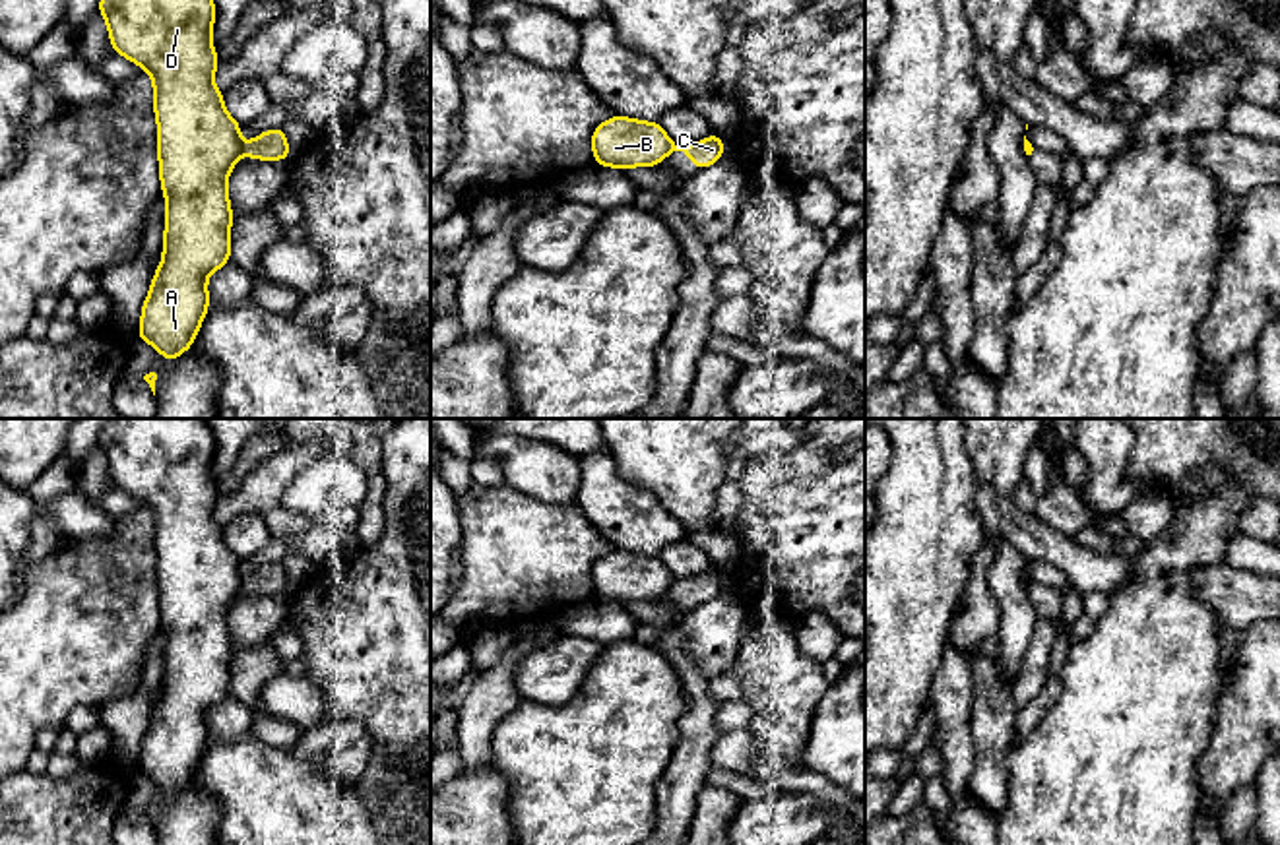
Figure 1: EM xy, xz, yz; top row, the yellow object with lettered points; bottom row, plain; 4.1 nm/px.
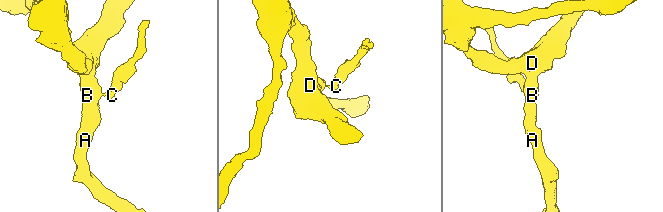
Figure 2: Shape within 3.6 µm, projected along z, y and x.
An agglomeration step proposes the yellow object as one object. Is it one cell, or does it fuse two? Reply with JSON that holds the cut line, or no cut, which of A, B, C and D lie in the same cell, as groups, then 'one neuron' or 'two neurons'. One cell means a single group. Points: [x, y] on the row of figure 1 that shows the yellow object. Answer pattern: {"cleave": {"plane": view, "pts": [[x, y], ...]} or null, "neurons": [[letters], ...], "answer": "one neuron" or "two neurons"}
{"cleave": {"plane": "xy", "pts": [[243, 146], [239, 154]]}, "neurons": [["A", "B", "D"], ["C"]], "answer": "two neurons"}

